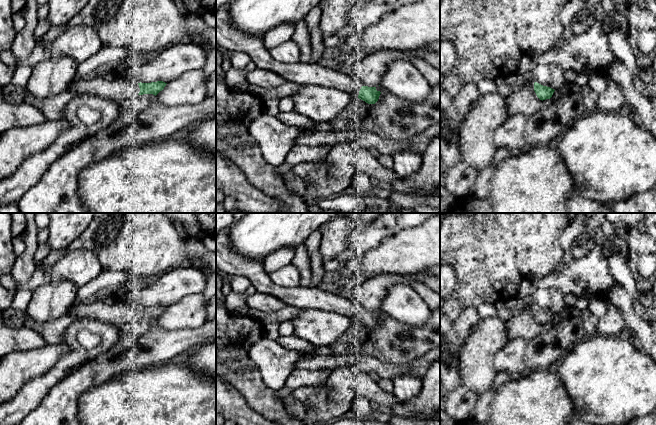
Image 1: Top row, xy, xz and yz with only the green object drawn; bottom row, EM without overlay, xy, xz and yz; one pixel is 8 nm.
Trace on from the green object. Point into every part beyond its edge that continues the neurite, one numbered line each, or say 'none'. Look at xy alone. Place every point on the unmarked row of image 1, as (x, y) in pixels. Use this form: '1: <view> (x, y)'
1: xy (118, 314)

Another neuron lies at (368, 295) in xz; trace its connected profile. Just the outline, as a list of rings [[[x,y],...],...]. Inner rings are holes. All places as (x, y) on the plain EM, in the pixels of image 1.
[[[387,274],[371,277],[354,287],[350,299],[362,310],[377,311],[380,309],[382,300],[392,285],[408,285],[412,281],[417,281],[415,274]]]

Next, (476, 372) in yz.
[[[498,316],[480,319],[472,326],[460,345],[459,383],[479,395],[490,390],[497,374],[493,357],[507,340],[505,323]]]

